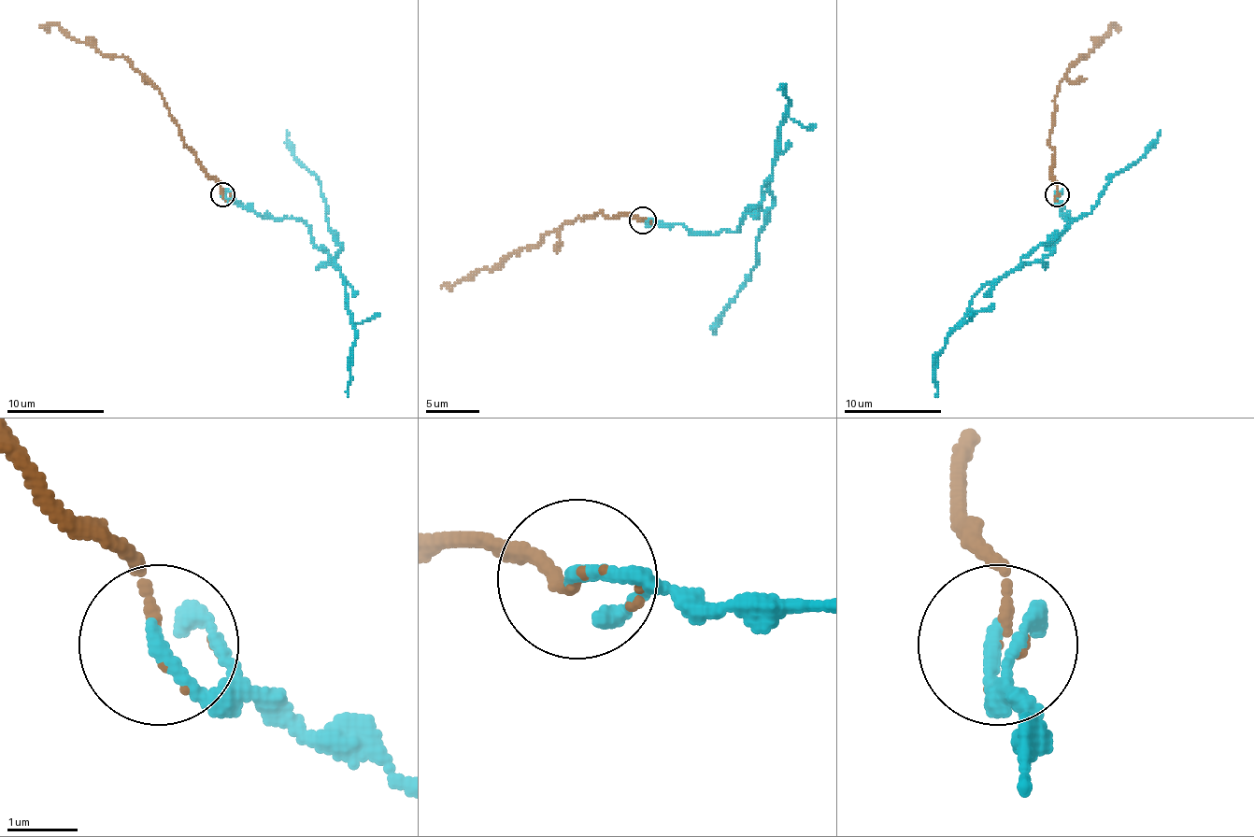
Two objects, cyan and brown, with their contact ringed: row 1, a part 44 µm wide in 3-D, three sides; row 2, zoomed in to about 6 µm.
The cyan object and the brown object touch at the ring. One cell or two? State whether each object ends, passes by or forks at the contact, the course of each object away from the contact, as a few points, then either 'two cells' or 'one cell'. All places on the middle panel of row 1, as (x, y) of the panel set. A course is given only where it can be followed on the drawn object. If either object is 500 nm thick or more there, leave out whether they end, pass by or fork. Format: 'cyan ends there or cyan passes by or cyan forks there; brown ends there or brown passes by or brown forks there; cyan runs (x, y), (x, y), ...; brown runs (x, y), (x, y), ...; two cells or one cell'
cyan ends there; brown passes by; cyan runs (643, 220), (734, 232), (759, 210), (766, 183), (772, 199), (756, 240), (756, 263), (713, 333); brown runs (643, 220), (600, 213), (567, 220), (533, 248), (514, 250), (490, 269), (441, 288); one cell

